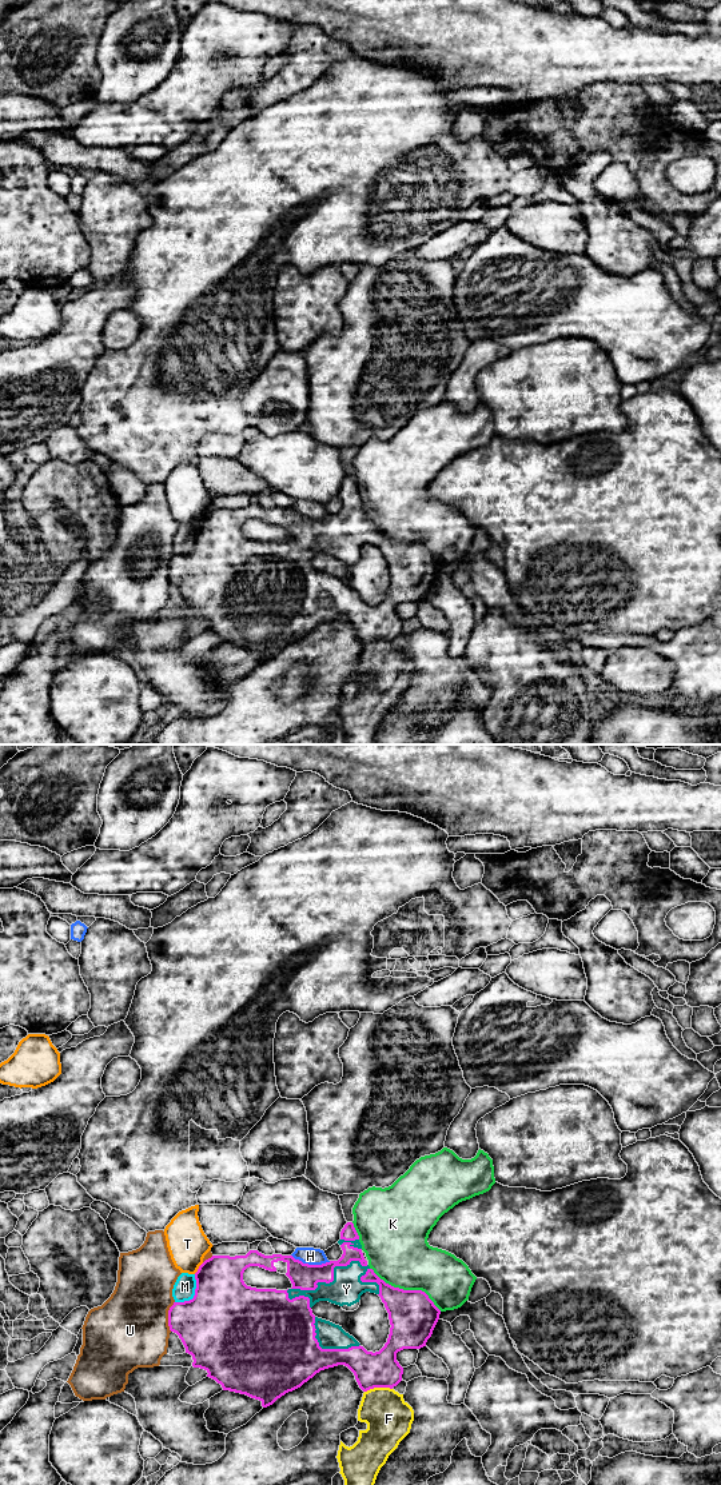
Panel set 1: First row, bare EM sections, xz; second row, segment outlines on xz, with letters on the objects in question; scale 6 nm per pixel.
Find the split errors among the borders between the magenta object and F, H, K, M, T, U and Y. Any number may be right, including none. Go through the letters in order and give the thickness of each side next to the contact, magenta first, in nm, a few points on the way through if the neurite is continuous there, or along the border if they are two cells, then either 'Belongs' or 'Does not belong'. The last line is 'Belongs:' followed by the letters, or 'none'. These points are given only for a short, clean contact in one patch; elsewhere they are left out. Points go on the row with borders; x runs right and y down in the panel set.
F: Thickness 220 nm (magenta) against 280 nm. Does not belong
H: Thickness 160 nm (magenta) against 100 nm. Does not belong
K: Thickness 300 nm (magenta) against 380 nm. Does not belong
M: Thickness 500 nm (magenta) against 130 nm. Does not belong
T: Thickness 340 nm (magenta) against 240 nm. Boundary: xz (203, 1262), (194, 1273). Does not belong
U: Thickness 380 nm (magenta) against 460 nm. Does not belong
Y: Thickness 160 nm (magenta) against 190 nm. Belongs
Belongs: Y

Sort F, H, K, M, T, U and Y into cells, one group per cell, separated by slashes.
F / H / K / M / T / U / Y

